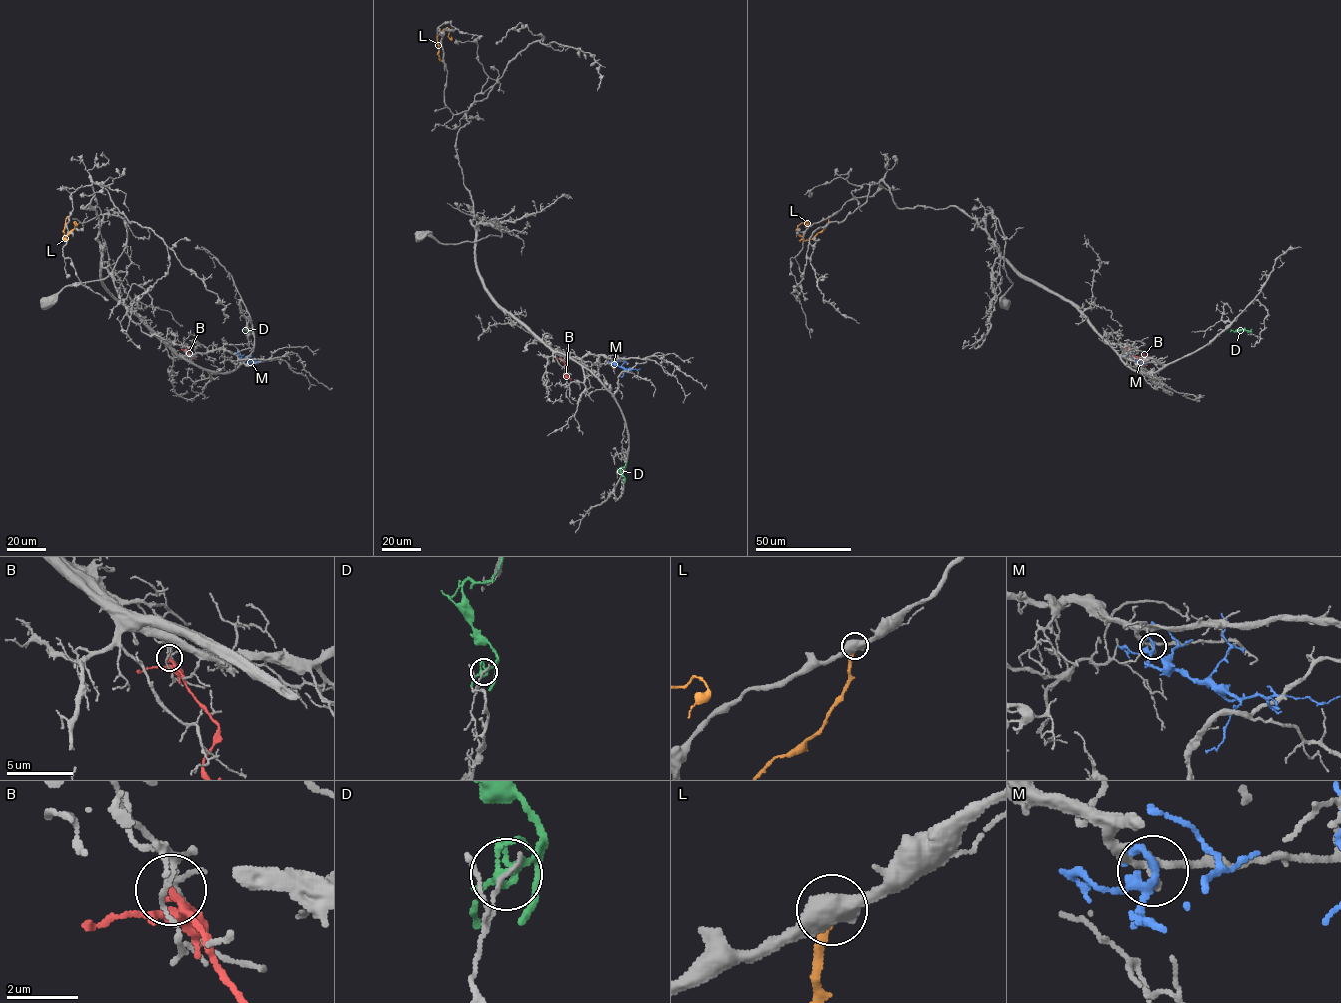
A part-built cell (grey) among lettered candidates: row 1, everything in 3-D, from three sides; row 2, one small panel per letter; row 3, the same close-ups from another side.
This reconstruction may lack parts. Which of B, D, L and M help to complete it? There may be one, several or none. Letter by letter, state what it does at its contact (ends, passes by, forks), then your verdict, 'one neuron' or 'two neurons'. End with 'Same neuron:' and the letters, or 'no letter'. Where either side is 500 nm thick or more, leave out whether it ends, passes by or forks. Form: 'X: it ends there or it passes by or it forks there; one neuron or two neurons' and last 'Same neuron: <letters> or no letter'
B: it passes by; two neurons
D: it forks there; two neurons
L: it ends there; two neurons
M: it forks there; two neurons
Same neuron: no letter

